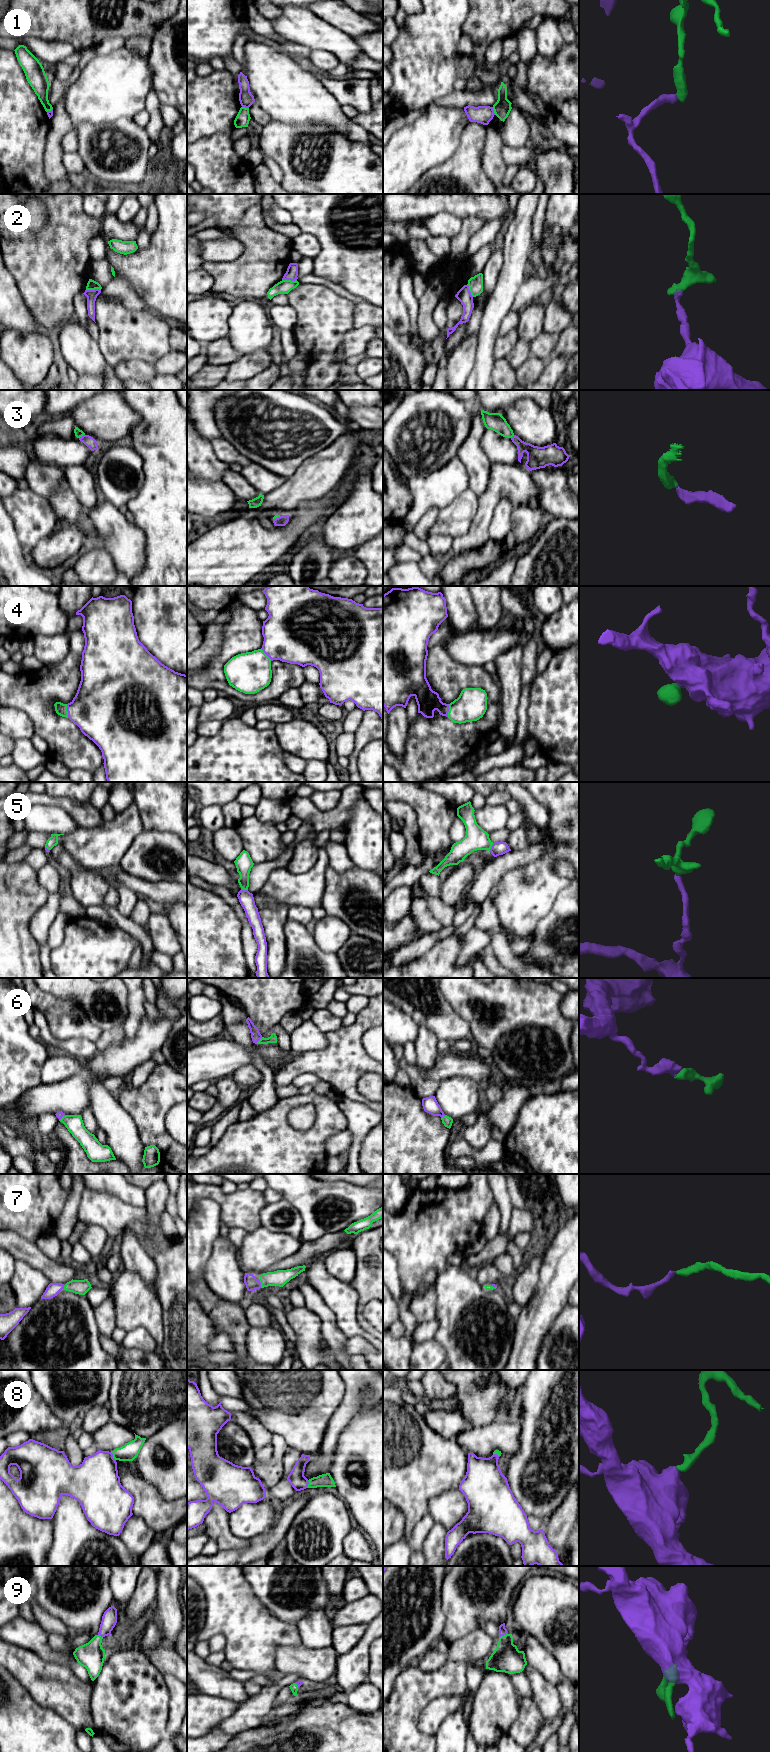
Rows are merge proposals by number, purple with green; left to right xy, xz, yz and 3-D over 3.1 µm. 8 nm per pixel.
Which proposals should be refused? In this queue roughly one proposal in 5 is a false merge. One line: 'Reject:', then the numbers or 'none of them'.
Reject: 1, 2

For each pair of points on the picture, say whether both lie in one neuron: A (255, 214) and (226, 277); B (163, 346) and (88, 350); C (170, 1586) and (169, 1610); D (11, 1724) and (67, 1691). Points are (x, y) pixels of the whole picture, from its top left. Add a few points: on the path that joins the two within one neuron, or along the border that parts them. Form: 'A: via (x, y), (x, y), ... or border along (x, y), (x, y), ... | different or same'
A: via (253, 230), (253, 252), (242, 263) | same
B: border along (97, 341), (102, 356), (113, 367) | different
C: via (169, 1592), (169, 1604) | same
D: border along (25, 1689), (36, 1702), (55, 1710), (62, 1717) | different

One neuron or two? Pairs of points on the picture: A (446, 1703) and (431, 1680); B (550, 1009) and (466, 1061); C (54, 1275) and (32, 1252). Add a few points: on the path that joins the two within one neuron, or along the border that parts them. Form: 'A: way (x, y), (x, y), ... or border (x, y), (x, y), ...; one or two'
A: border (463, 1694), (437, 1697), (422, 1710); two
B: border (452, 1050), (468, 1054); two
C: way (49, 1269), (38, 1258); one

